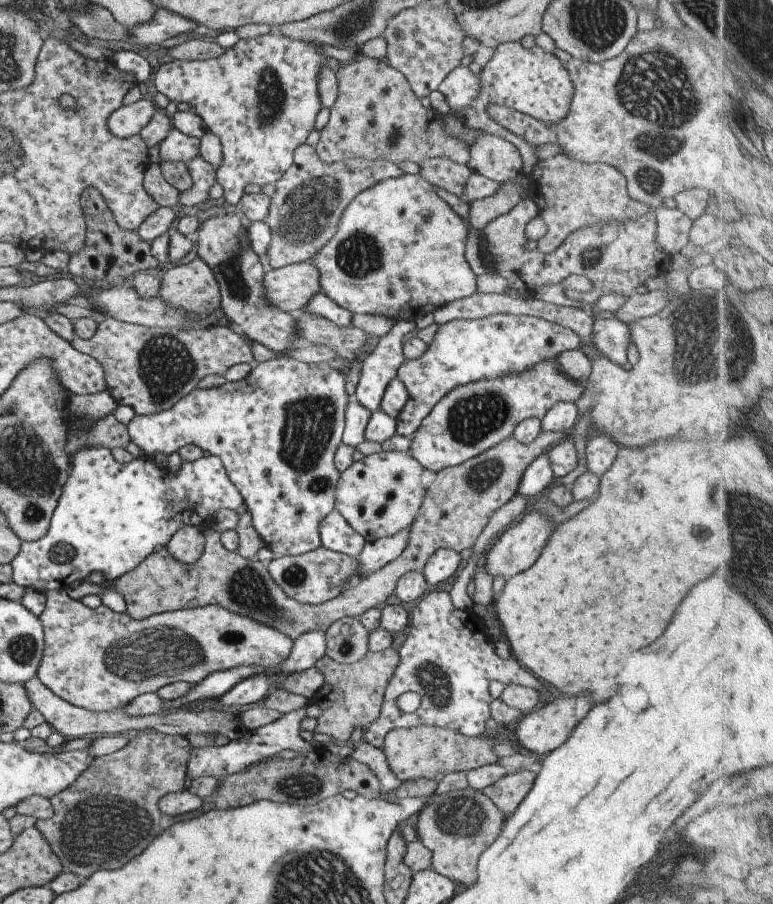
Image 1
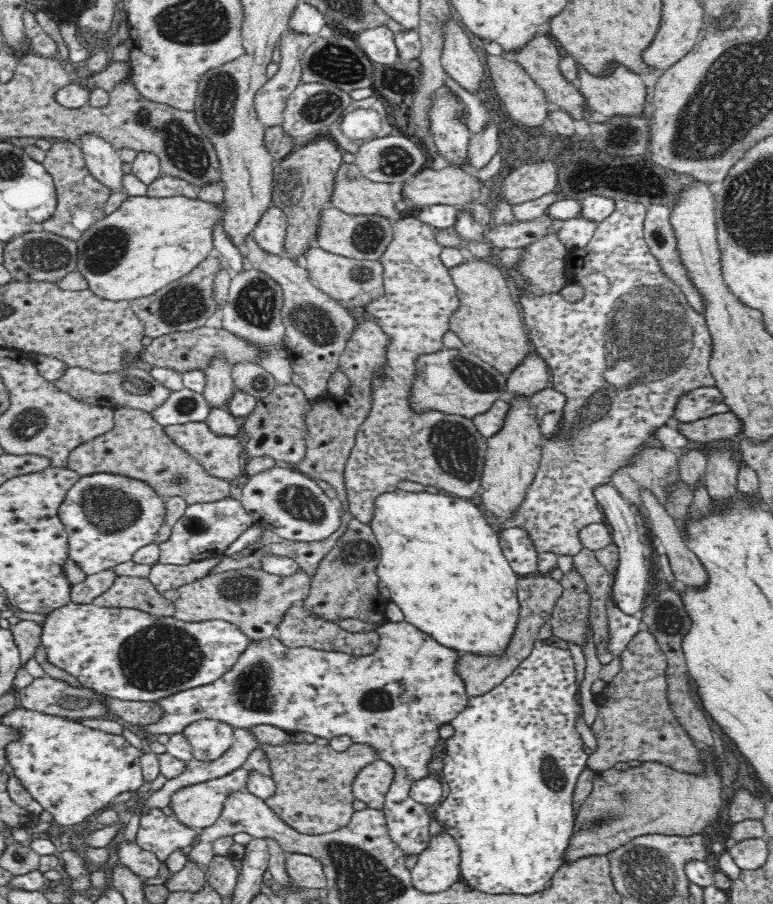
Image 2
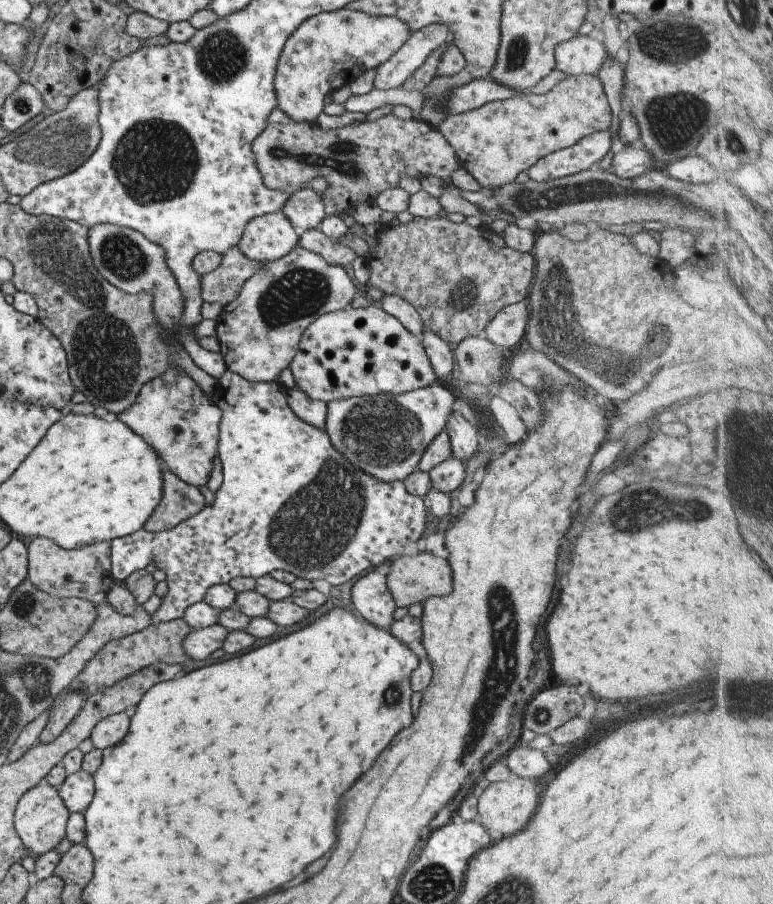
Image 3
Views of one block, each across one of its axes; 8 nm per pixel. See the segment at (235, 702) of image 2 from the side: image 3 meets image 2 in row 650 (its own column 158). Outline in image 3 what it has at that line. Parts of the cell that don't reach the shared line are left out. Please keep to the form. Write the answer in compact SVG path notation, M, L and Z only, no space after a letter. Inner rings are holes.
M109 223L94 224L88 228L88 251L93 266L101 278L120 291L134 295L148 293L152 299L152 315L158 325L158 332L167 345L181 346L180 318L184 300L180 286L165 262L164 248L147 240L139 231ZM169 365L162 373L145 381L138 390L134 403L117 415L117 419L125 423L137 436L140 436L177 478L194 487L206 484L213 457L217 455L220 410L211 399L211 395L208 397L185 371Z

